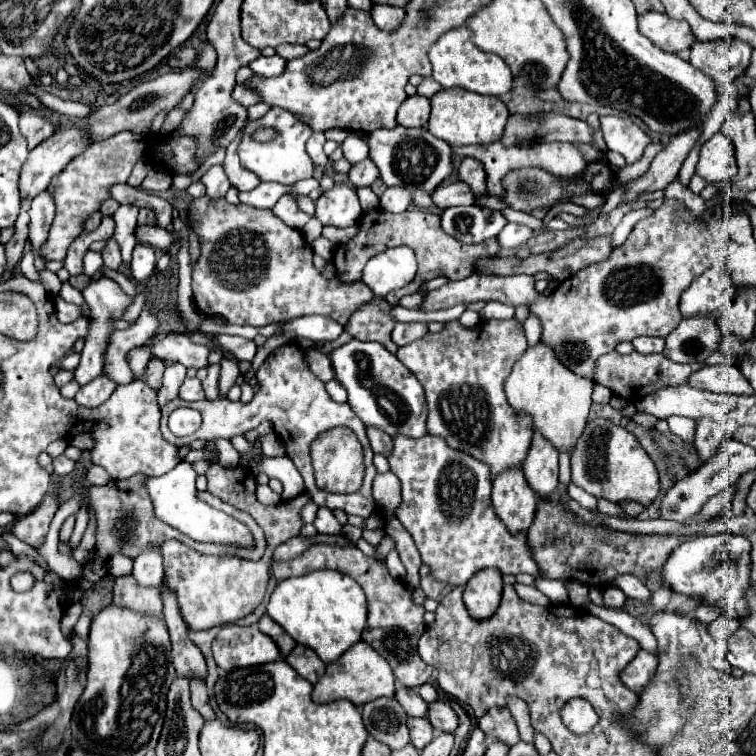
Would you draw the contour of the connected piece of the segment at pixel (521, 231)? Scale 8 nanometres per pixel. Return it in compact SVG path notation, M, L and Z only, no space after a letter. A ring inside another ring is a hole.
M508 223L508 225L500 231L498 241L502 243L502 247L512 249L512 247L522 247L522 245L526 245L530 237L532 237L532 229L530 229L530 227L520 225L520 223Z

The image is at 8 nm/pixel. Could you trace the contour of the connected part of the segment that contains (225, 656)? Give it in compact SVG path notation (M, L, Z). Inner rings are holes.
M224 625L212 643L212 653L216 665L224 671L270 663L280 657L278 645L254 625Z

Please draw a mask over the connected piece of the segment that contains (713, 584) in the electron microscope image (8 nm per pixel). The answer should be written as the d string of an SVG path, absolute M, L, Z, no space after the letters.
M700 535L672 551L662 569L662 581L676 593L696 595L710 605L722 607L728 619L746 615L744 591L750 575L750 541L742 535Z

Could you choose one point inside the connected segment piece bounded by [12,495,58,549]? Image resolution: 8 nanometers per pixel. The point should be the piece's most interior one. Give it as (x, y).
(32, 529)

